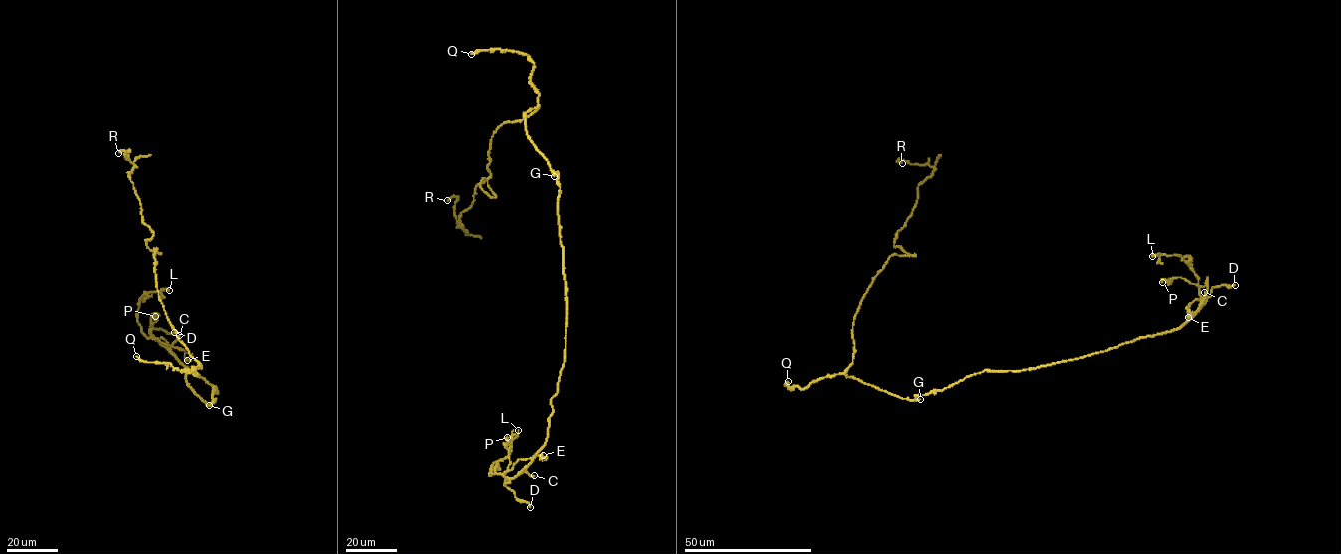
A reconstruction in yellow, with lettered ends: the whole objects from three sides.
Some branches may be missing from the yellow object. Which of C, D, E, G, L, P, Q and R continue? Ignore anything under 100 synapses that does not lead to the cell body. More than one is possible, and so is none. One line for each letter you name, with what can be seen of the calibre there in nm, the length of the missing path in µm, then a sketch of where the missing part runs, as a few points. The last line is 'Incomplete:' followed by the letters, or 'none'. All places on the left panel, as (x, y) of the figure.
D: 260 nm | 20 µm | (174, 332), (146, 329), (138, 315)
Q: 240 nm | 70 µm | (136, 356), (99, 353), (78, 359), (75, 363), (81, 367), (79, 389), (70, 395), (42, 397), (38, 388)
Incomplete: D, Q

